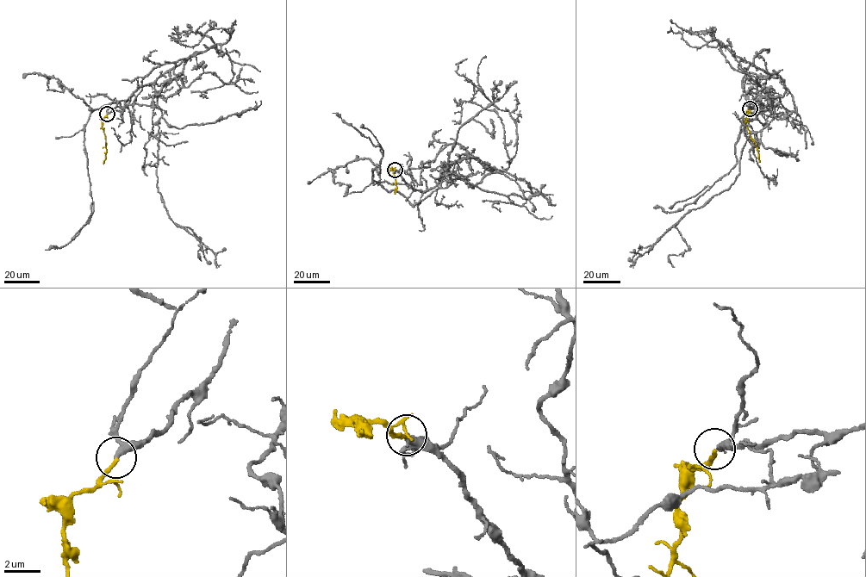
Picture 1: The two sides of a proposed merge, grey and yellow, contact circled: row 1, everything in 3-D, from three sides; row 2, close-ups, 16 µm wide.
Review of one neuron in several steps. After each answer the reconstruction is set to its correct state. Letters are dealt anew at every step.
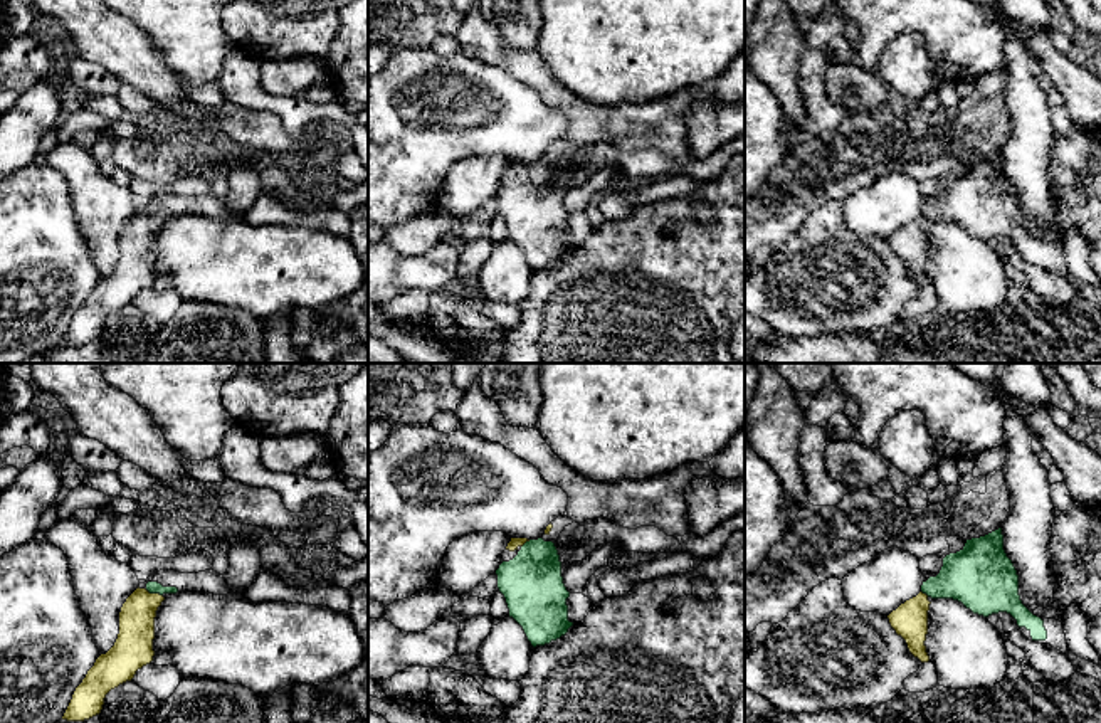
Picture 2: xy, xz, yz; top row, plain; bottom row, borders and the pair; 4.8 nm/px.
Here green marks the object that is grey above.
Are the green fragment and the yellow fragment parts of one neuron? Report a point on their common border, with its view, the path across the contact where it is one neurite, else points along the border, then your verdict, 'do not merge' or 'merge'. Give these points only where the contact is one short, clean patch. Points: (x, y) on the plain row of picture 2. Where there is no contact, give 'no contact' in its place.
xy (153, 216) | across xy (153, 211), (153, 216), (140, 231), (136, 242) | merge

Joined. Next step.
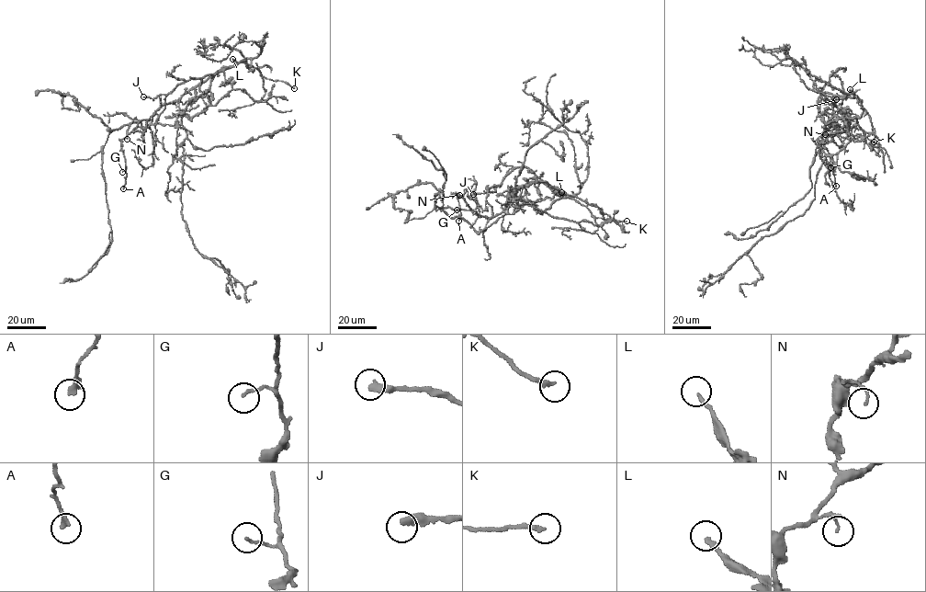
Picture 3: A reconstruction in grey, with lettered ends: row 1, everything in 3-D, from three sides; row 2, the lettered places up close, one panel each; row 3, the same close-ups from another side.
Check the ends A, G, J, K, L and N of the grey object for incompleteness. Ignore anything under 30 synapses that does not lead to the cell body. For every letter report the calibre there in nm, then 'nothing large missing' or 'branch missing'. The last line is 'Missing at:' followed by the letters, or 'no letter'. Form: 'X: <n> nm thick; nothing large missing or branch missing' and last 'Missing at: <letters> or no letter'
A: 280 nm thick; nothing large missing
G: 120 nm thick; nothing large missing
J: 380 nm thick; branch missing
K: 200 nm thick; branch missing
L: 220 nm thick; branch missing
N: 100 nm thick; nothing large missing
Missing at: J, K, L

